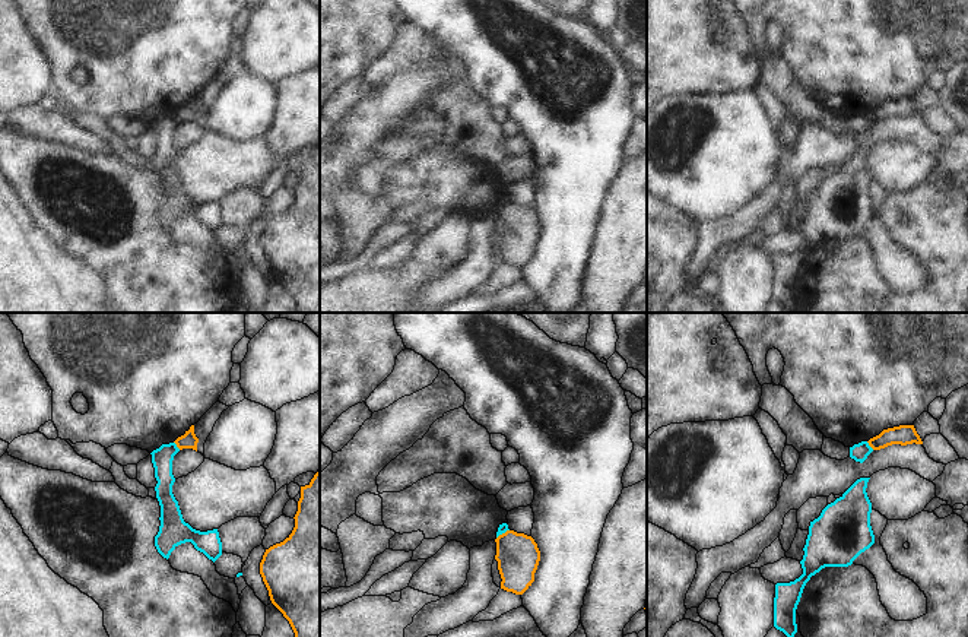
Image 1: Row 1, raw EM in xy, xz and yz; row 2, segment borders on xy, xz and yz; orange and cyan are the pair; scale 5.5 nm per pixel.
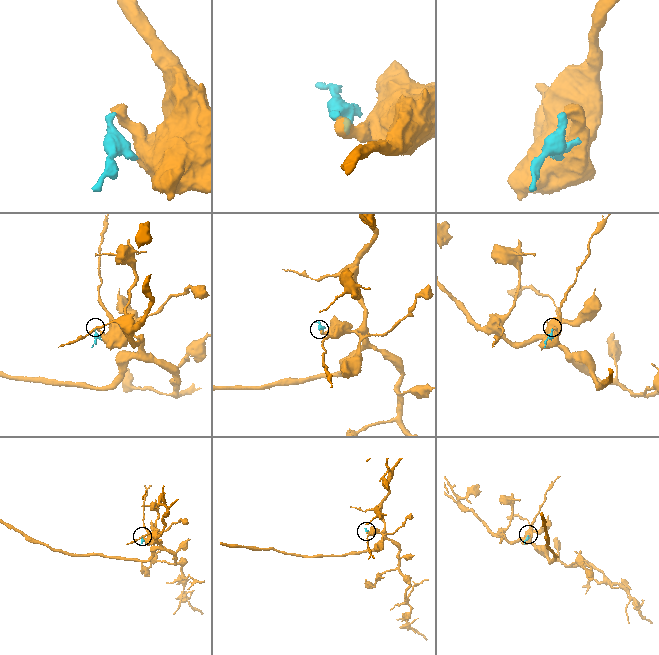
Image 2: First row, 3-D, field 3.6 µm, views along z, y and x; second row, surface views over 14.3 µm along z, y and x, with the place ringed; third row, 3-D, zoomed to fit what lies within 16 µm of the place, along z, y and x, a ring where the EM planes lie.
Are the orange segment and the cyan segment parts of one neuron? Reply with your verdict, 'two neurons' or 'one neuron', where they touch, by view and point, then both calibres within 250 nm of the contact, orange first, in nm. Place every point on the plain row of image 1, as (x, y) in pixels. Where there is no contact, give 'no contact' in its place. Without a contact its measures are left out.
two neurons | yz (870, 119) | 110/100 nm

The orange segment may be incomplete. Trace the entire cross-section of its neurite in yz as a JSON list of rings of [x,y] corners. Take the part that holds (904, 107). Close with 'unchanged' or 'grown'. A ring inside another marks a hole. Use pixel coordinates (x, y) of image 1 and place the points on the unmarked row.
[[[899,98],[883,102],[879,108],[870,111],[867,115],[873,123],[880,123],[892,117],[901,117],[901,118],[913,115],[923,117],[914,98]]]; unchanged

